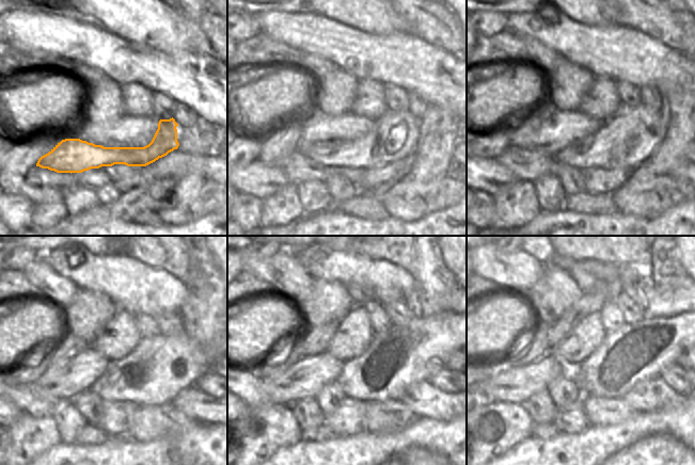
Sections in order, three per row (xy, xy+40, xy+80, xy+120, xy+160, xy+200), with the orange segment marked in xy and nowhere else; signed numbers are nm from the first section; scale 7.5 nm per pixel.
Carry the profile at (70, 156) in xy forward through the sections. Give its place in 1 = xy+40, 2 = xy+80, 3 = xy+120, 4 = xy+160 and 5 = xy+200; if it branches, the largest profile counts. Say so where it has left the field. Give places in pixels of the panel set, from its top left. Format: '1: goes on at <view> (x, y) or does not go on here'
1: goes on at xy+40 (394, 135)
2: goes on at xy+80 (627, 140)
3: goes on at xy+120 (158, 367)
4: goes on at xy+160 (395, 359)
5: goes on at xy+200 (633, 353)

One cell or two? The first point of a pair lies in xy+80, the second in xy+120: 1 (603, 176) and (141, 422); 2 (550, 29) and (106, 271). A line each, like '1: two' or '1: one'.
1: two
2: one

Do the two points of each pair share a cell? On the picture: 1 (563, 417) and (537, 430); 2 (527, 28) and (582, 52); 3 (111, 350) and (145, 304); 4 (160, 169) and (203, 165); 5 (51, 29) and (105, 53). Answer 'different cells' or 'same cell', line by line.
1: same cell
2: same cell
3: different cells
4: same cell
5: same cell

